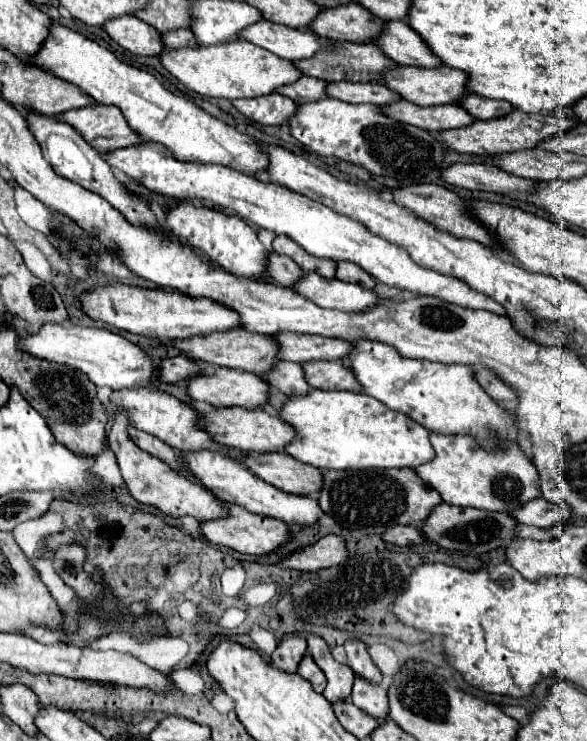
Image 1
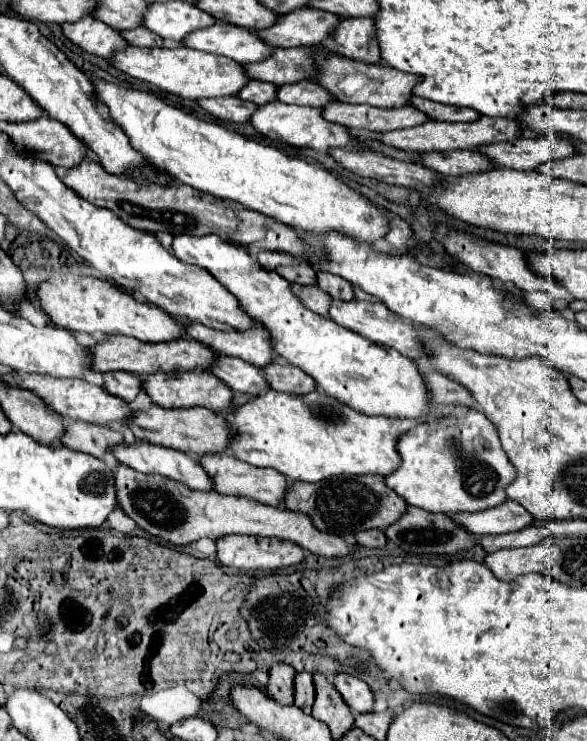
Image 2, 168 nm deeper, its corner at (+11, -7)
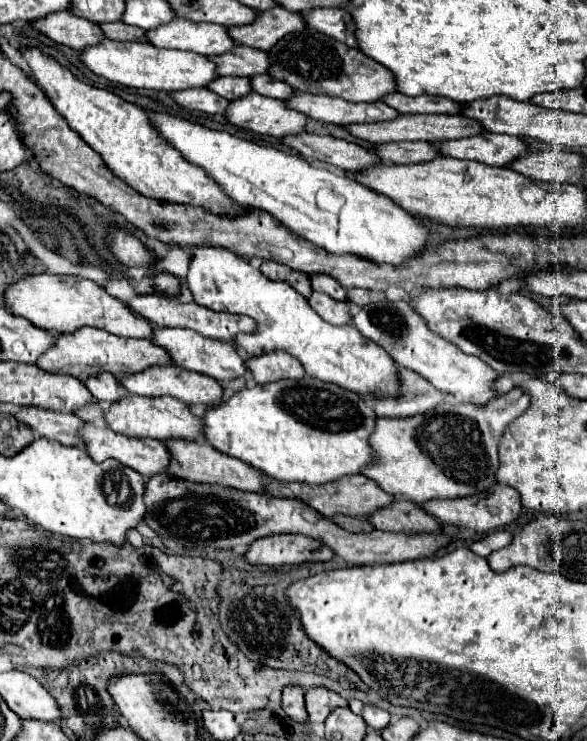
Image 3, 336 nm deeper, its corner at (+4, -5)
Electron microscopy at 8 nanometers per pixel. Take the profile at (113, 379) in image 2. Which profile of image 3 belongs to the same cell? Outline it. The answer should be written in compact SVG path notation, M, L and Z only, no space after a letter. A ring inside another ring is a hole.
M103 373L103 375L93 375L85 379L87 389L93 393L93 397L97 401L121 401L121 397L125 395L123 387L119 385L119 379L111 373Z

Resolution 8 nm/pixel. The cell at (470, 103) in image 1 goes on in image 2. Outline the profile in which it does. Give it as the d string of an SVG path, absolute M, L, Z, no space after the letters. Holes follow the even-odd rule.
M412 97L410 105L416 107L418 111L422 111L424 115L428 115L430 119L436 121L476 121L480 115L472 109L462 109L462 107L452 107L452 105L444 105L444 103L436 103L430 99L422 99L422 97Z

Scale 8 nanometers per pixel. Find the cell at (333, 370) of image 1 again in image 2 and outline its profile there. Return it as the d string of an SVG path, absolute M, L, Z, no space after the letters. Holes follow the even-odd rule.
M274 361L268 367L260 369L264 373L266 383L270 385L270 389L276 391L284 391L284 393L306 393L306 391L314 391L316 383L310 375L306 375L304 371L300 371L294 365L282 363L282 361Z

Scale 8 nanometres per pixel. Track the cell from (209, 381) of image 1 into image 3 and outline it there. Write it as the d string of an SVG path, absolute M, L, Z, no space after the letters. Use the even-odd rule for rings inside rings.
M169 365L169 367L149 367L141 373L135 375L127 375L121 379L121 385L135 395L145 395L145 397L163 397L163 395L171 395L187 405L215 405L221 401L223 397L223 387L219 381L211 379L211 377L203 377L201 373L191 373L187 369L179 369L177 365Z

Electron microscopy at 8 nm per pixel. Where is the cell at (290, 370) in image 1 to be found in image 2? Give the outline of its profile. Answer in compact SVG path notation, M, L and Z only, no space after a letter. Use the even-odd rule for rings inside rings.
M218 355L216 365L212 365L208 369L208 373L218 377L232 391L250 393L250 395L260 395L260 393L268 391L268 385L264 381L264 375L260 373L260 369L254 367L252 363L246 363L236 357Z

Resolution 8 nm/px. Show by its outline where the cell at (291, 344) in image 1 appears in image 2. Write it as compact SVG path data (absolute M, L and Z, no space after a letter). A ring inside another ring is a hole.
M186 321L184 329L190 339L196 339L218 353L240 357L256 367L266 367L276 359L268 331L258 325L246 331L216 331L198 321Z

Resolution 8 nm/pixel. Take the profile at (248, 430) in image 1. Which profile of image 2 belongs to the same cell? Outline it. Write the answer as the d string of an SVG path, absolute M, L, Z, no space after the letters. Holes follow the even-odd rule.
M152 405L146 411L132 411L128 421L124 421L126 427L134 433L136 439L146 439L148 443L164 445L182 453L224 453L224 447L228 447L228 423L222 415L216 415L214 411L202 409L202 407L188 407L188 409L164 409L158 405Z

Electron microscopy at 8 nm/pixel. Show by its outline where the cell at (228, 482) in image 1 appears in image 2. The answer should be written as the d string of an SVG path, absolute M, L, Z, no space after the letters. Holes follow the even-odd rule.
M132 443L132 445L116 445L110 447L110 453L116 457L118 463L132 467L140 473L156 473L168 479L180 481L188 487L210 491L212 479L208 479L206 471L198 465L198 461L182 451L152 445L152 443Z

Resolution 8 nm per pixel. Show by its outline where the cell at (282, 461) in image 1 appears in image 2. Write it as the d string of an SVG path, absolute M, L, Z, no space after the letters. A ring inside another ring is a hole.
M226 453L196 457L196 461L204 467L208 477L212 479L212 487L216 487L214 491L222 495L242 495L242 497L256 499L258 503L264 503L264 505L278 505L284 499L284 491L288 483L278 471L252 467L250 463L240 463L238 459L232 459L232 455L226 455Z

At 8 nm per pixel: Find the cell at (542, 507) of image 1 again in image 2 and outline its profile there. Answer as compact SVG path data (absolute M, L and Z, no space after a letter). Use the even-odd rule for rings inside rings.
M508 499L498 507L476 511L476 513L452 513L448 515L454 523L464 527L472 535L500 535L528 527L532 517L516 501Z

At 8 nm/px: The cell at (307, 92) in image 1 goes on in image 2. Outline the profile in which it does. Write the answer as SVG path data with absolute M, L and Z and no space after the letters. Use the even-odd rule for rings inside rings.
M248 81L236 95L242 101L252 101L256 105L264 105L268 101L274 101L276 97L276 85L264 83L264 81Z

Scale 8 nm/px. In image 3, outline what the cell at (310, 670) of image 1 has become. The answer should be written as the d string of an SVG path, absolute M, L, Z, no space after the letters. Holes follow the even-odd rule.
M315 687L305 693L307 713L311 723L323 723L327 715L341 705L347 705L347 699L343 699L339 693L327 689L327 687Z

